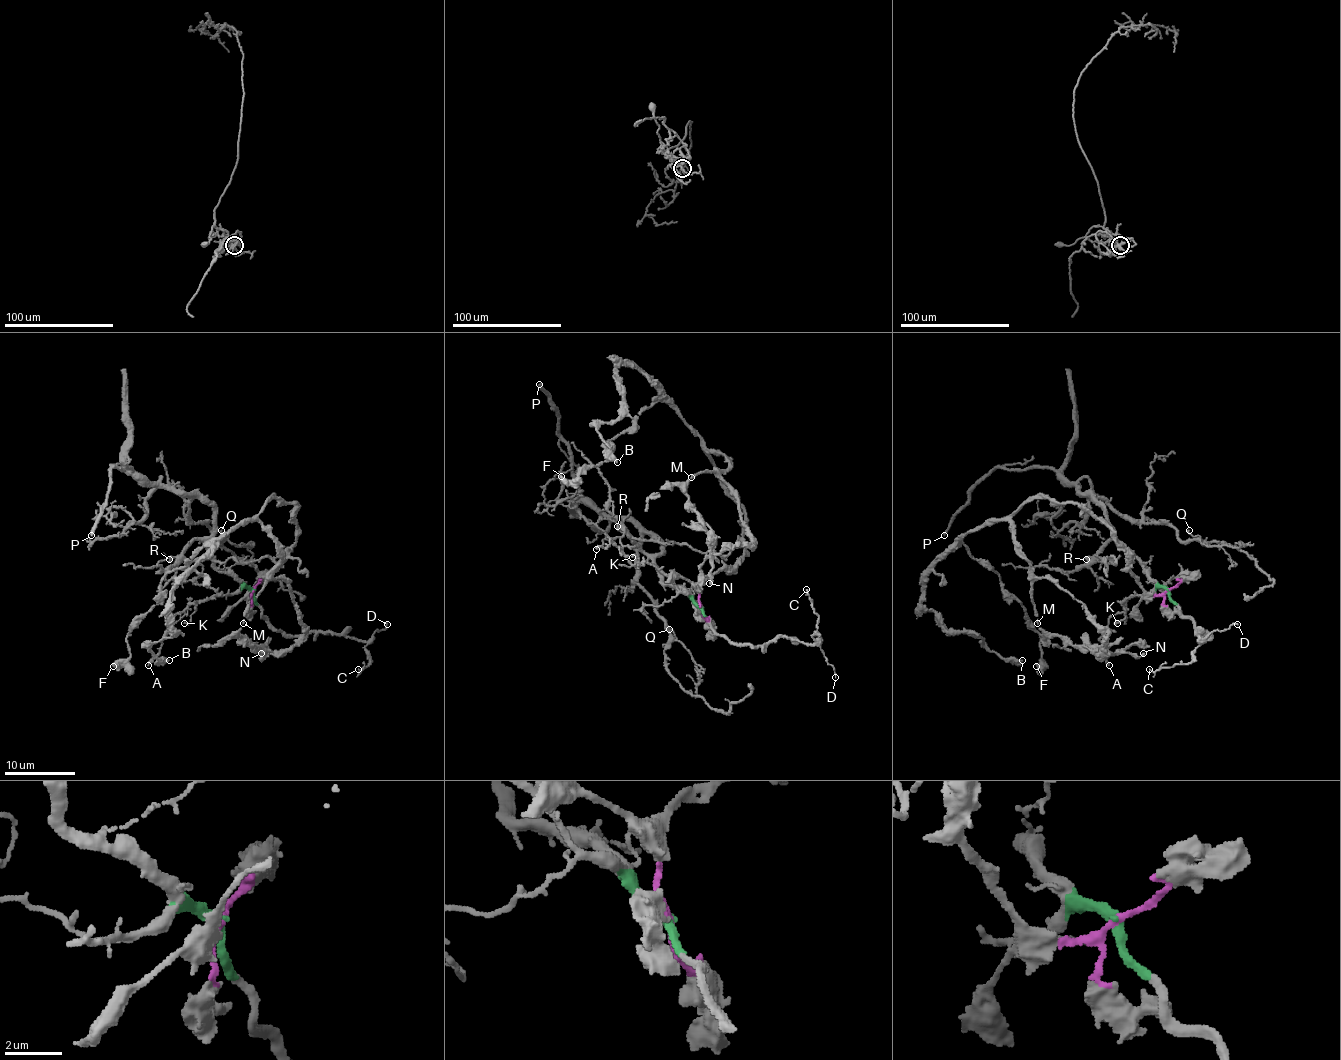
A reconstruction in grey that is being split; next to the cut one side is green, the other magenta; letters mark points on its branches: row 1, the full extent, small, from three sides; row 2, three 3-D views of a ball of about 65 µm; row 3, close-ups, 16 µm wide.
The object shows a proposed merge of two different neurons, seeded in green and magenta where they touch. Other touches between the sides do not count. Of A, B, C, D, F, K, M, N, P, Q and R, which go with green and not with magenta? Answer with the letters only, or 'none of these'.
A, C, D, K, P, Q, R

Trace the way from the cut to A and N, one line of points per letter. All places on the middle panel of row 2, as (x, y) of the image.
A: (702, 608), (659, 571), (645, 562), (635, 566), (610, 539), (608, 545), (596, 548)
N: (702, 608), (698, 587), (744, 554), (744, 508), (705, 451), (719, 451), (751, 543), (716, 554), (709, 583)

